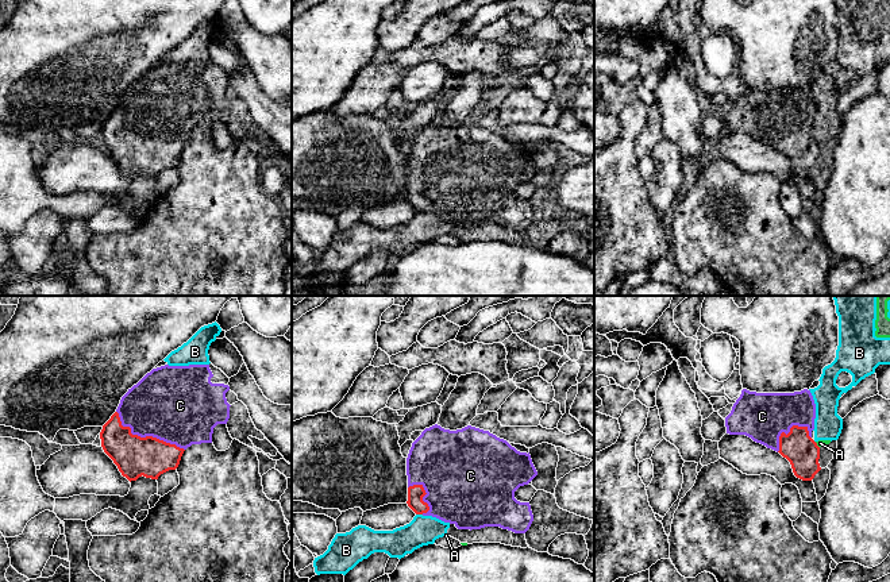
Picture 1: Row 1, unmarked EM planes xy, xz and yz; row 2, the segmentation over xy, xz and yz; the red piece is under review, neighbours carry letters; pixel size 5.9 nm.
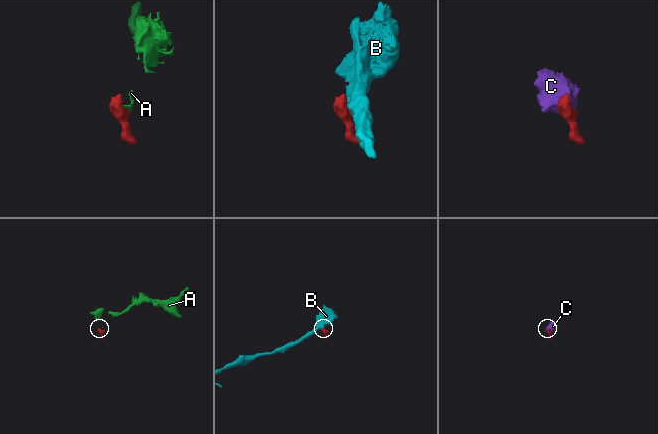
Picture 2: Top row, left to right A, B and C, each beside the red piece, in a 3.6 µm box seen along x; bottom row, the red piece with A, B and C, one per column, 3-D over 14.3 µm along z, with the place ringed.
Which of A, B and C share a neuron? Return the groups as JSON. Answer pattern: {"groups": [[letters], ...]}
{"groups": [["A", "B"], ["C"]]}

